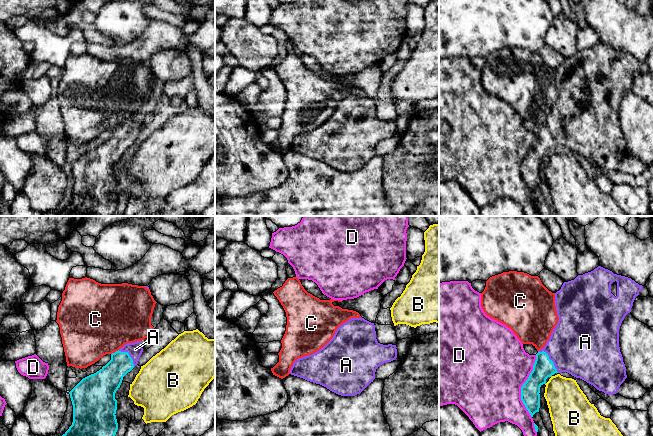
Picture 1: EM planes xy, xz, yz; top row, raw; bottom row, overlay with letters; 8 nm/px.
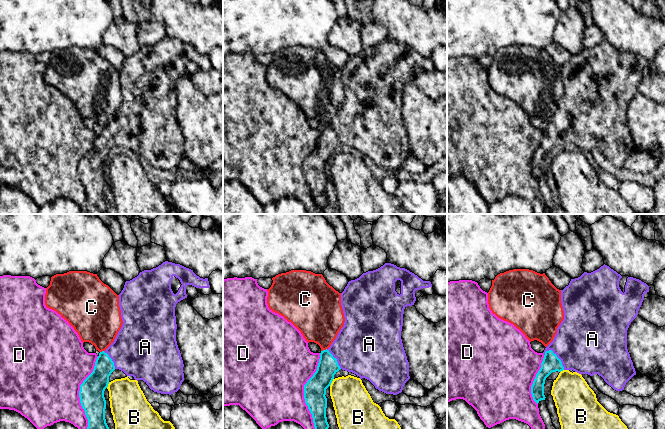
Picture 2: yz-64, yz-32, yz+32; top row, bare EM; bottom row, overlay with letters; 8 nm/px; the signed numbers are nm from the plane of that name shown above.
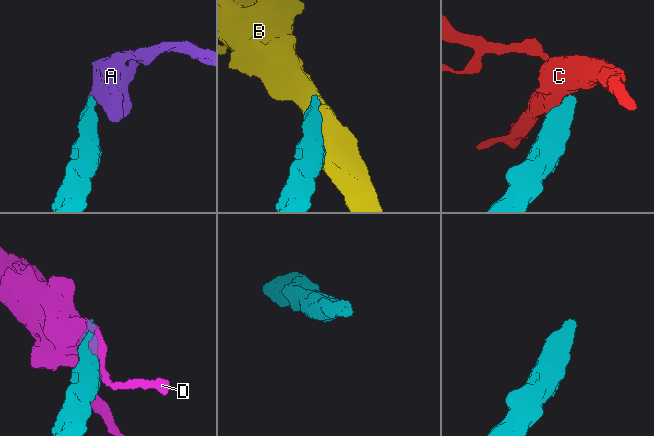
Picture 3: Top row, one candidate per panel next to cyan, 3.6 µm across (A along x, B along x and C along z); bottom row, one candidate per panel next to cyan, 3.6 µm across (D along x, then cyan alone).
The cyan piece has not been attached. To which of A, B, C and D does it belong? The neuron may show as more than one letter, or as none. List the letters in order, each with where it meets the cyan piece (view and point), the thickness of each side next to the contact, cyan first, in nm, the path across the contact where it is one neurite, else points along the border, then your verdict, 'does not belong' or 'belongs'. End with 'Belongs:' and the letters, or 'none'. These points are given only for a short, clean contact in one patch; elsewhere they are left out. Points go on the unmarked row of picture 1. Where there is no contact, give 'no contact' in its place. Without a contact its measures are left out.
A: yz (549, 135) | 160/460 nm | across yz (543, 143), (549, 135), (577, 122) | belongs
B: no contact | does not belong
C: xy (116, 127) | 220/480 nm | along xy (118, 125), (115, 128) | does not belong
D: yz (522, 162) | 160/480 nm | does not belong
Belongs: A

